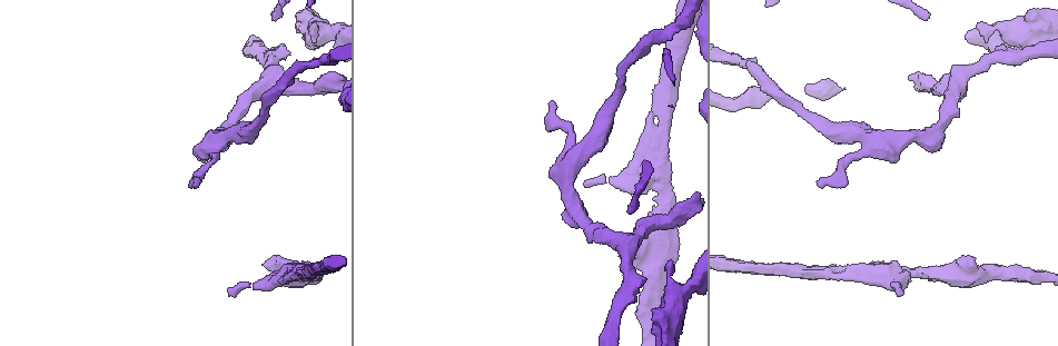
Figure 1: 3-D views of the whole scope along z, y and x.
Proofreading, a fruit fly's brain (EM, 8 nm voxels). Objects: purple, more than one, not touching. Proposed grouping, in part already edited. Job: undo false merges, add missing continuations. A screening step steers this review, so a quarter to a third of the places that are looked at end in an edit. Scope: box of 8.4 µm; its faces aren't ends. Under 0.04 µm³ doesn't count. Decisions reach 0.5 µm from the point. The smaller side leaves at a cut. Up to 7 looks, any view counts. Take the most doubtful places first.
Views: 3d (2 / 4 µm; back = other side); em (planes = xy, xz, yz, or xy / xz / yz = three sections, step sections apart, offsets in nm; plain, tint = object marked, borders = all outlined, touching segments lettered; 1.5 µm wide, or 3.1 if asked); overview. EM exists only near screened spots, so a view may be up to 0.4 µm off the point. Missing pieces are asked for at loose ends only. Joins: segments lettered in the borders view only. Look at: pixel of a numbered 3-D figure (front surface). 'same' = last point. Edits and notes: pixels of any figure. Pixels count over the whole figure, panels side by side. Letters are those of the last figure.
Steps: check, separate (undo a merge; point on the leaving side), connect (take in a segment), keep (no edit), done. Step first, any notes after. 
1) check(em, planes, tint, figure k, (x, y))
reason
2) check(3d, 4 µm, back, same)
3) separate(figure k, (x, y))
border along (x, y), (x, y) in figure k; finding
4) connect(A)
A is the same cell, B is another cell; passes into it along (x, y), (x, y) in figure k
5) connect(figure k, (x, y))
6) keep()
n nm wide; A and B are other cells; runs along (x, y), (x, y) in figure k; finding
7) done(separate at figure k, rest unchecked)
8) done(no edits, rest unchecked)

check(em, planes, tint, figure 1, (314, 39))
free end

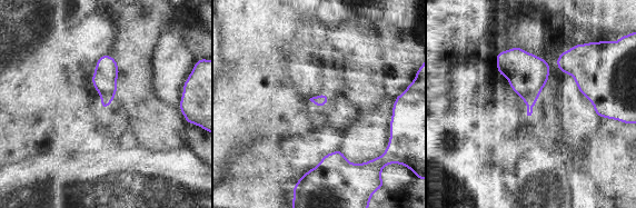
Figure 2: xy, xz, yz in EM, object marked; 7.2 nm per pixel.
check(em, planes, borders, same)

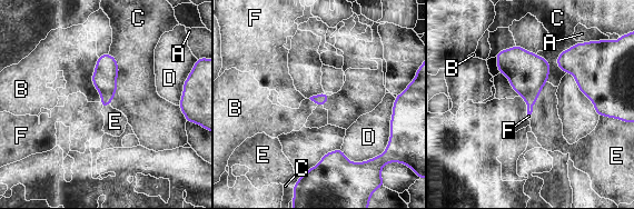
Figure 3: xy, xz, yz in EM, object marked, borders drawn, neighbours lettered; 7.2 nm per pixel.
keep()
A, B, C, D, E and F are other cells; border along (97, 57), (92, 85), (101, 101) in figure 3; none of them fits

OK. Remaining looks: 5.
check(em, yz, step 4, borders, figure 1, (901, 289))
an open end

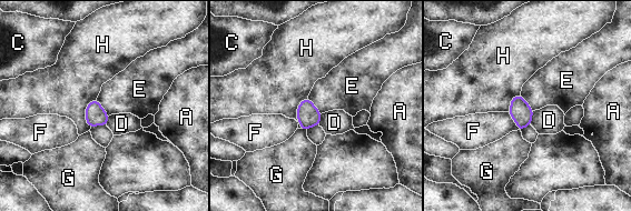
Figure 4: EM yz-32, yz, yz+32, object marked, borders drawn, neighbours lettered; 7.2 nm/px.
keep()
A, C, D, E, F, G and H are other cells; border along (96, 99), (108, 116) in figure 4; no lettered segment goes on from it

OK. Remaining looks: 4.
check(3d, 2 µm, figure 1, (550, 103))
free end

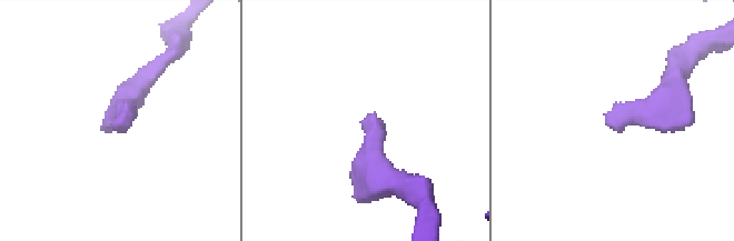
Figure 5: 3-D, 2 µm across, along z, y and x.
check(em, yz, step 4, borders, figure 5, (612, 126))

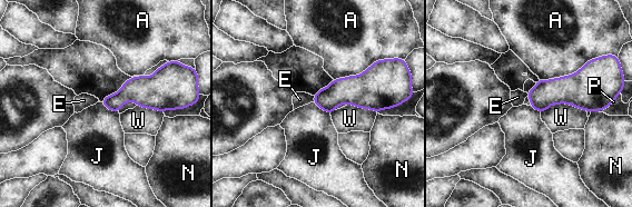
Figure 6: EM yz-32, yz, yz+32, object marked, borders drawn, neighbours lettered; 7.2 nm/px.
check(em, planes, borders, same)
cut it another way

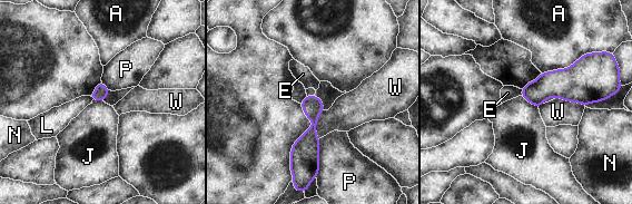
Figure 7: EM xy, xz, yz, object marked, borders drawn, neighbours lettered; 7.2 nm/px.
keep()
A touches over 400 nm; A, E, J, L, N, P and W are other cells; border along (521, 96), (537, 107) in figure 7; none of them fits

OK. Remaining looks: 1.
done(no edits, rest unchecked)

